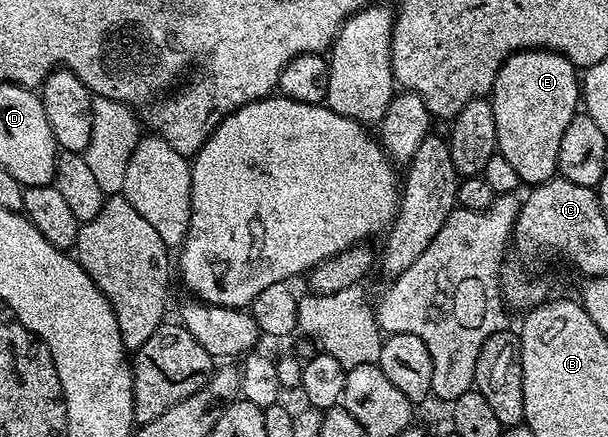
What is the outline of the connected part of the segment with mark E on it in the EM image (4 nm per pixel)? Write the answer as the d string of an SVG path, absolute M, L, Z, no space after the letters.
M520 49L513 53L494 75L492 104L498 136L497 152L504 159L508 159L508 163L512 163L523 186L539 185L557 174L560 140L568 123L577 116L576 107L578 105L579 108L582 97L576 73L577 68L561 53L550 49Z

